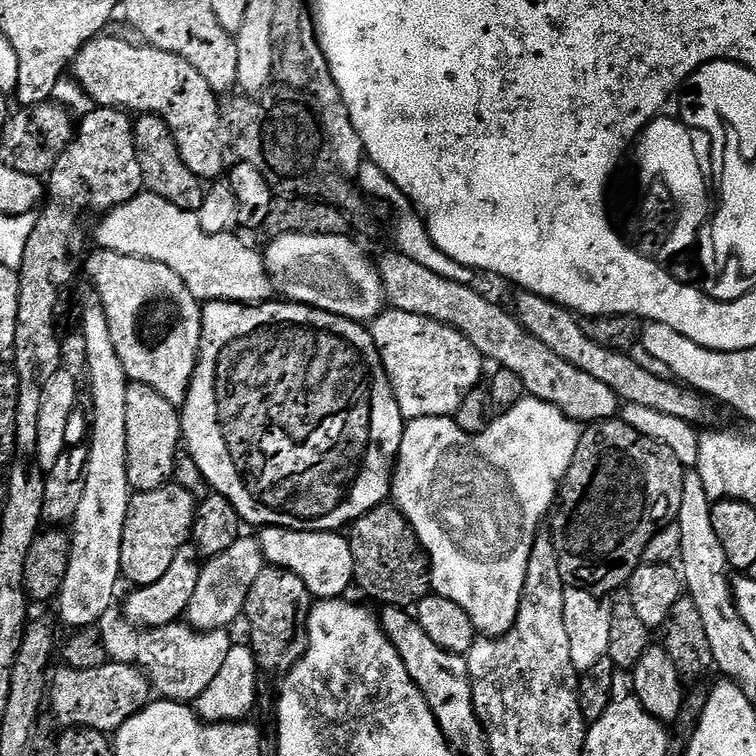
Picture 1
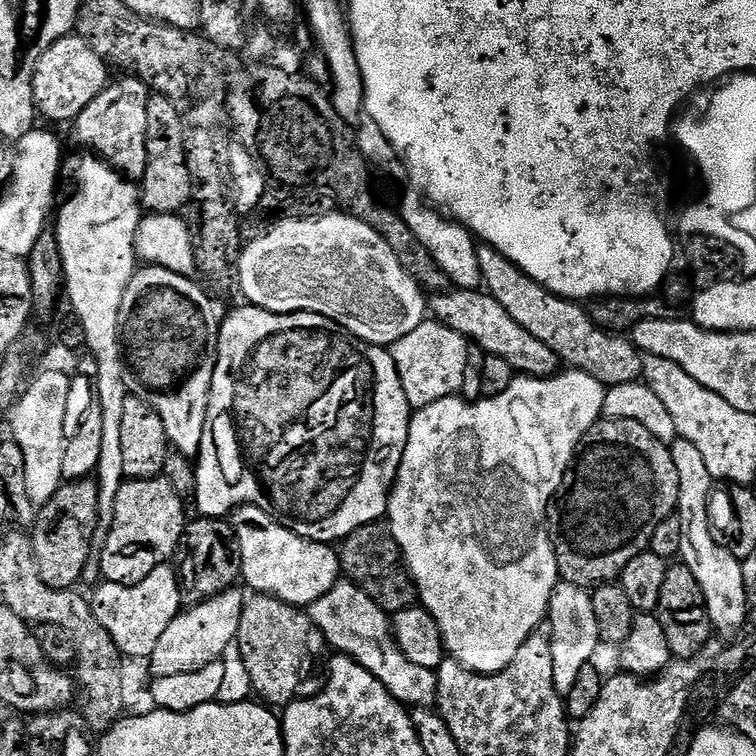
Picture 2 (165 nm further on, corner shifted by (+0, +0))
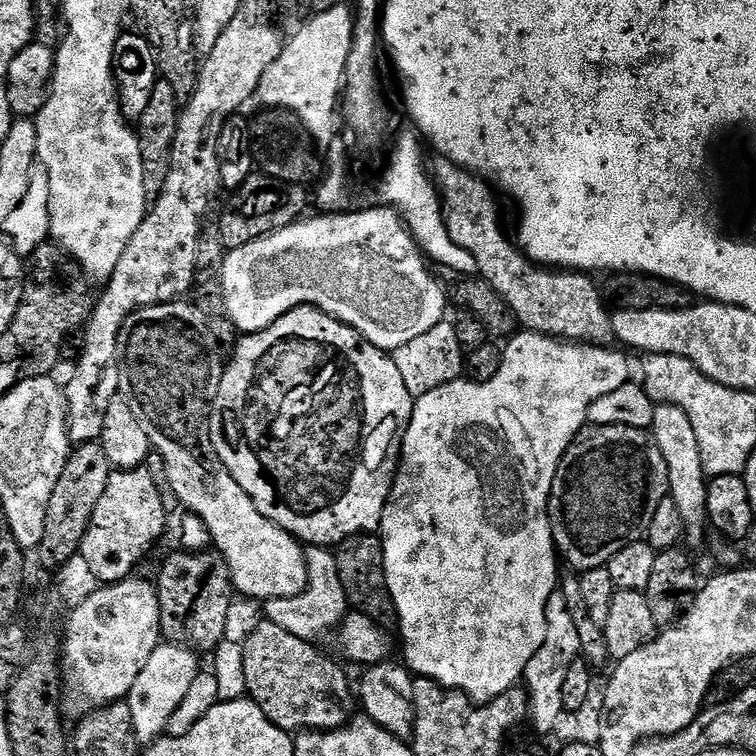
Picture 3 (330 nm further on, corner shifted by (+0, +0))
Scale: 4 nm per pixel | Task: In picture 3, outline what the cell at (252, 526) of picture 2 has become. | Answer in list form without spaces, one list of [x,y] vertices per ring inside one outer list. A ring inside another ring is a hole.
[[[191,302],[151,304],[145,308],[140,308],[137,312],[129,314],[126,318],[126,322],[122,326],[120,337],[118,338],[118,354],[120,355],[119,395],[125,396],[130,402],[134,414],[138,417],[138,422],[142,422],[142,430],[146,430],[146,434],[150,438],[155,455],[166,462],[168,481],[170,482],[172,493],[175,494],[177,501],[179,501],[181,505],[184,503],[185,506],[188,507],[185,509],[187,509],[191,515],[202,518],[202,522],[206,522],[206,530],[210,530],[210,538],[212,539],[215,551],[219,552],[230,566],[233,589],[235,589],[239,595],[241,592],[242,595],[249,596],[250,599],[257,600],[257,602],[277,600],[278,598],[294,598],[298,594],[302,594],[308,585],[308,563],[304,557],[305,549],[302,547],[301,541],[297,540],[295,536],[291,536],[286,530],[279,528],[274,522],[270,522],[270,518],[263,516],[258,510],[258,506],[254,506],[250,494],[246,494],[242,490],[242,486],[238,486],[238,482],[234,482],[230,470],[226,470],[226,466],[220,461],[217,441],[210,434],[212,404],[218,398],[218,386],[224,377],[226,360],[225,357],[220,357],[220,355],[222,355],[222,349],[220,345],[217,344],[214,334],[210,334],[210,326],[206,326],[206,318],[202,318],[202,314],[198,314],[198,310]]]

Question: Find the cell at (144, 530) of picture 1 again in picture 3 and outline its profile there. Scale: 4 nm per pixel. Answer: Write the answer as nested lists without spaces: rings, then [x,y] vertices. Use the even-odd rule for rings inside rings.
[[[147,467],[113,471],[98,506],[94,507],[78,553],[86,560],[101,585],[117,584],[119,580],[127,580],[135,573],[132,571],[139,566],[140,559],[155,546],[156,539],[164,532],[164,511],[164,496],[158,494],[158,489],[154,487],[154,478],[150,478]]]

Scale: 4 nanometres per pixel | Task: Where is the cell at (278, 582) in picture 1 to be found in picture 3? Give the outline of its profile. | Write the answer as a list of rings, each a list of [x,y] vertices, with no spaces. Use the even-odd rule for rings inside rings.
[[[266,619],[259,621],[260,625],[243,641],[244,661],[246,662],[246,693],[270,718],[274,726],[289,734],[301,730],[331,732],[333,728],[343,728],[357,711],[358,704],[354,699],[354,684],[348,681],[348,676],[327,656],[316,649],[315,643],[290,634],[290,630],[282,630],[282,626],[274,626],[274,622]]]

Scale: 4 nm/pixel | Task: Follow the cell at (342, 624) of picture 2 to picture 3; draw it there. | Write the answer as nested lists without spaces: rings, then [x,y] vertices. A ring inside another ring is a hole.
[[[312,546],[305,551],[304,557],[308,563],[308,585],[302,594],[298,594],[294,598],[278,598],[277,600],[263,601],[262,613],[263,619],[274,622],[274,626],[282,626],[282,630],[290,630],[290,634],[294,634],[298,638],[309,642],[319,641],[319,636],[324,636],[328,631],[339,629],[341,622],[350,611],[348,603],[348,595],[342,586],[342,578],[338,578],[338,566],[336,565],[336,557],[327,547]]]

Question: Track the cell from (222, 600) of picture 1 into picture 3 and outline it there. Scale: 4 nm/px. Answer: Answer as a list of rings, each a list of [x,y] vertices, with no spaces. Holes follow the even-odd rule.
[[[161,642],[152,651],[146,666],[142,666],[142,674],[130,686],[126,702],[130,706],[130,718],[134,722],[136,743],[140,746],[153,744],[167,733],[170,717],[178,710],[182,698],[186,698],[194,678],[202,671],[201,657],[191,648],[179,648],[177,644]]]

